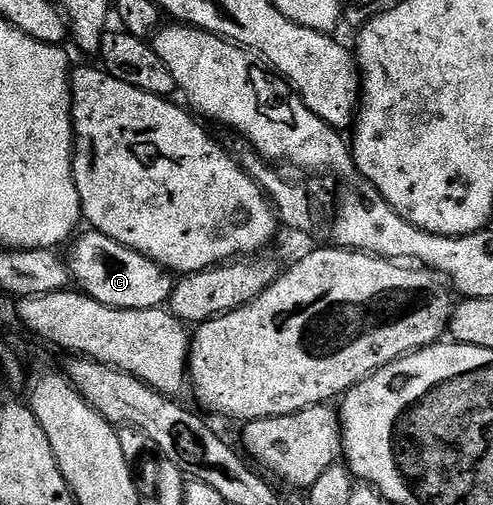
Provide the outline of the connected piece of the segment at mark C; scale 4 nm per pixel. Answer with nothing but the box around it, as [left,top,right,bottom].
[66,229,174,309]

